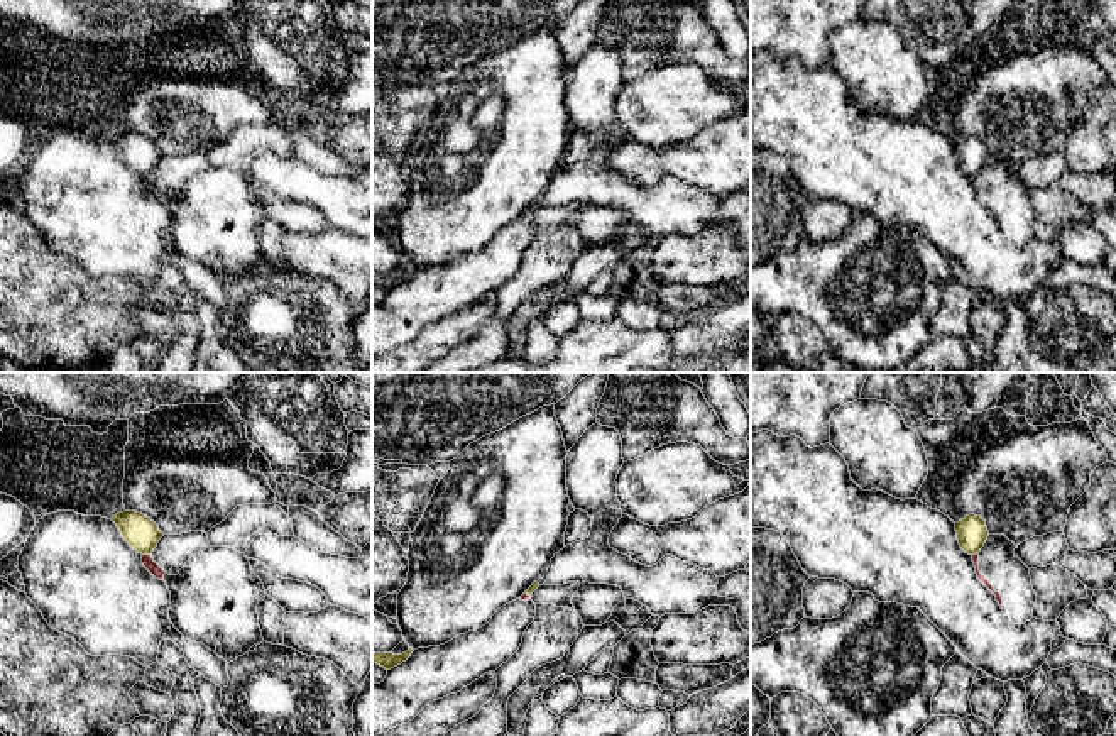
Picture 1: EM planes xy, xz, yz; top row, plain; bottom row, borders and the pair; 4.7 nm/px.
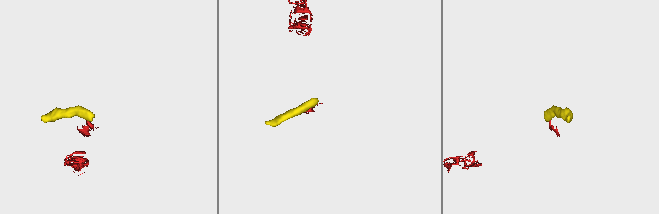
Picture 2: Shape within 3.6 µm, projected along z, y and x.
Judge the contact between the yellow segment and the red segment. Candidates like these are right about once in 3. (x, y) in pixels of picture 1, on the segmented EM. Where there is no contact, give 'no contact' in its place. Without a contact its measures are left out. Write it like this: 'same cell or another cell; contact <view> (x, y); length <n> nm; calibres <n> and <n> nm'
another cell; contact xy (147, 554); length 50 nm; calibres 160 and 60 nm

